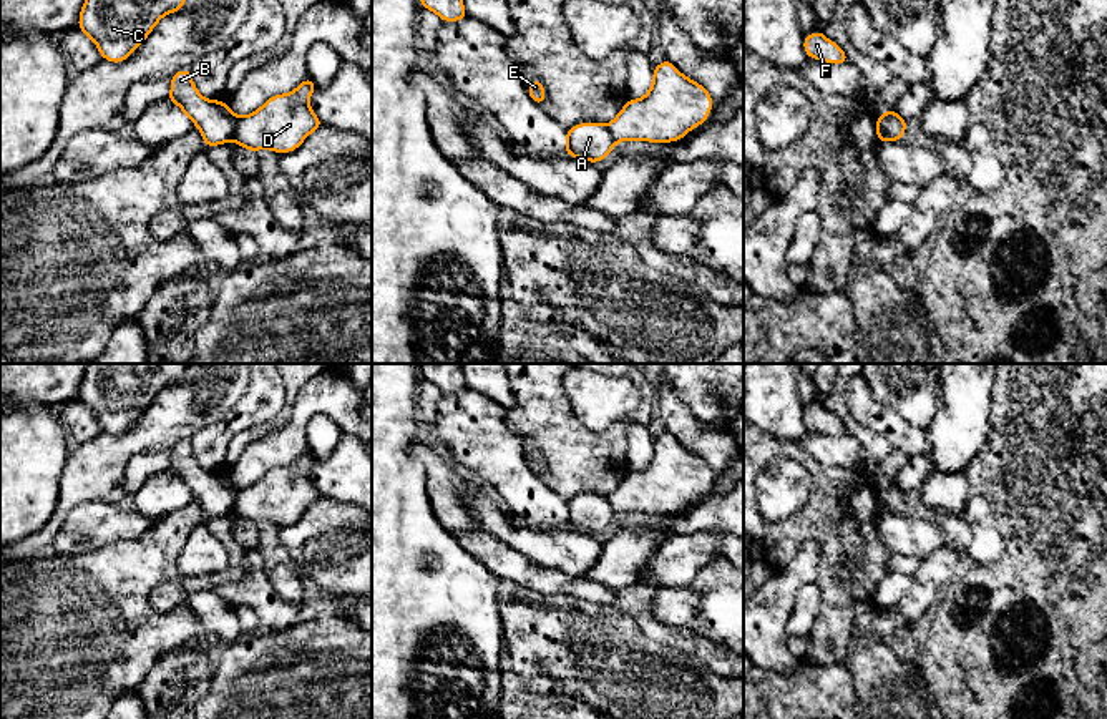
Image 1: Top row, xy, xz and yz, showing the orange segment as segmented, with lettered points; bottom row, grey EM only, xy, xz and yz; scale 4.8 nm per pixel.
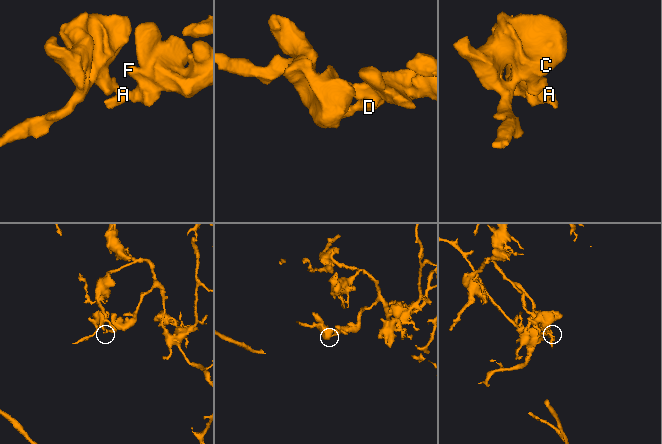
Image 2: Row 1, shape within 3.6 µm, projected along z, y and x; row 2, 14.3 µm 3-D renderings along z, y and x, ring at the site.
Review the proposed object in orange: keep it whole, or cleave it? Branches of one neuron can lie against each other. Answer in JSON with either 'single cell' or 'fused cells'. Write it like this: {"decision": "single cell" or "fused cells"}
{"decision": "fused cells"}

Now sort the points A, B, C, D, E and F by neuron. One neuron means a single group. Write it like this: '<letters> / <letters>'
A B C E / D F

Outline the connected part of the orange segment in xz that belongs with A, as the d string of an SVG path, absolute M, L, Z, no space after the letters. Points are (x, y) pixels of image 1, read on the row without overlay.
M588 493L566 503L564 525L578 531L599 535L612 523L614 516L616 511L607 496Z

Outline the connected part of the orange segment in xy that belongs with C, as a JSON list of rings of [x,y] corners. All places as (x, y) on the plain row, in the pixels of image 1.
[[[88,364],[78,400],[95,413],[103,432],[121,435],[156,395],[183,380],[191,364]]]

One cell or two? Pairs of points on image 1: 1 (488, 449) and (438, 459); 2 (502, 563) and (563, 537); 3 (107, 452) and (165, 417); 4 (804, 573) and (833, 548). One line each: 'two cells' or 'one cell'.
1: two cells
2: two cells
3: one cell
4: two cells

